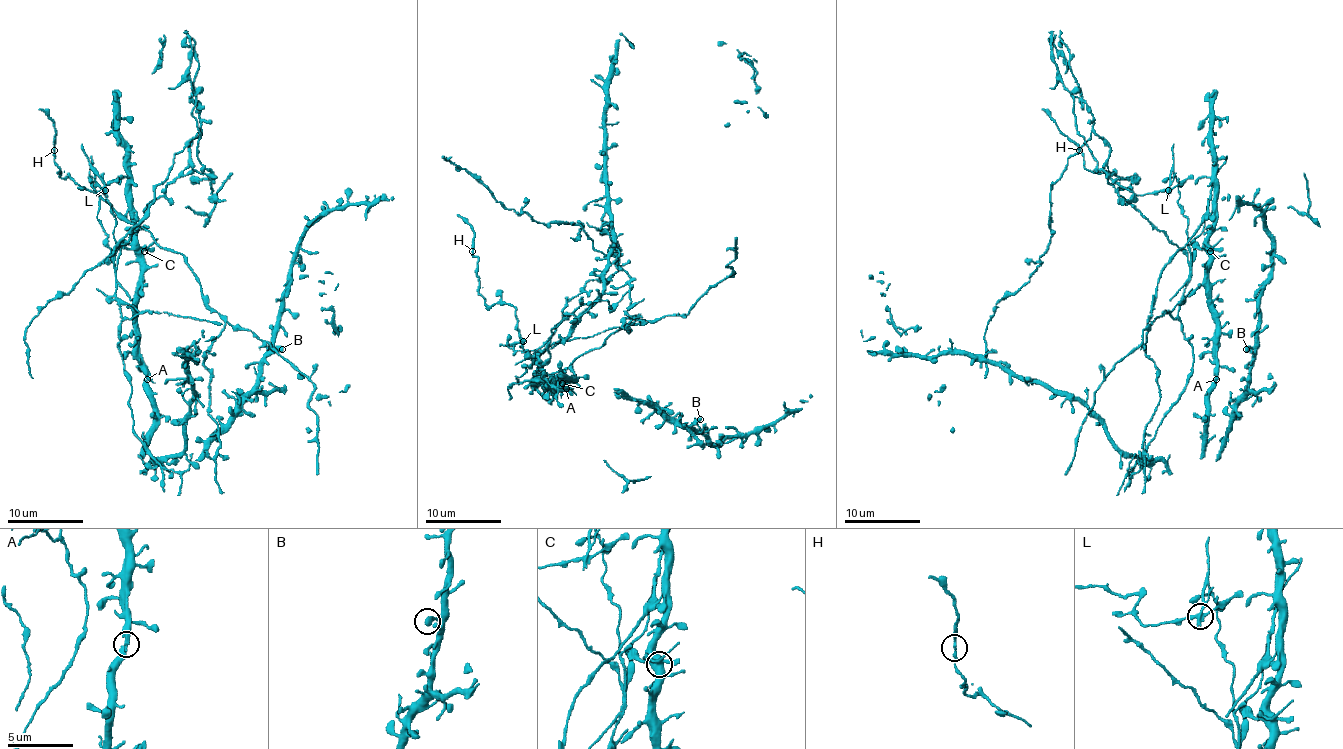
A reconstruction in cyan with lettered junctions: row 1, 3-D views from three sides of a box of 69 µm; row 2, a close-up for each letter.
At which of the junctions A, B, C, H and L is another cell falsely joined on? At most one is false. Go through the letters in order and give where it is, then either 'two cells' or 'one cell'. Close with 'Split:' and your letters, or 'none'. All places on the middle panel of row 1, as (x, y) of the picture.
A: (566, 388) | one cell
B: (700, 419) | one cell
C: (562, 383) | one cell
H: (472, 251) | one cell
L: (523, 341) | two cells
Split: L

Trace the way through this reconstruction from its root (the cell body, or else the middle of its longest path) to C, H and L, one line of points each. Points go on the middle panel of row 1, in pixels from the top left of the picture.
C: (541, 366), (538, 364), (540, 351), (534, 357), (534, 362), (562, 383)
H: (541, 366), (540, 351), (534, 357), (538, 362), (523, 353), (515, 309), (485, 302), (472, 251)
L: (541, 366), (538, 364), (540, 351), (534, 362), (538, 362), (526, 351), (523, 353), (523, 341)

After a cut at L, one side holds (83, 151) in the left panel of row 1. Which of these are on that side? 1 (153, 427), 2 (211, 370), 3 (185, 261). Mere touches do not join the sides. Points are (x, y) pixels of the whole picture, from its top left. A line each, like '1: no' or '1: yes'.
1: no
2: yes
3: yes

